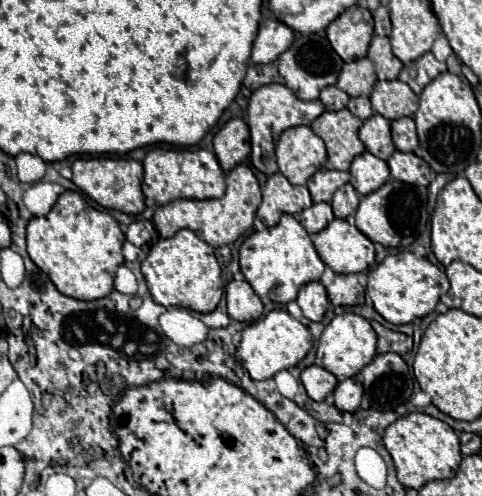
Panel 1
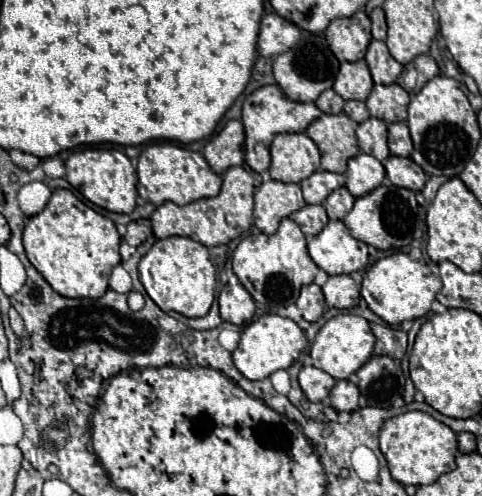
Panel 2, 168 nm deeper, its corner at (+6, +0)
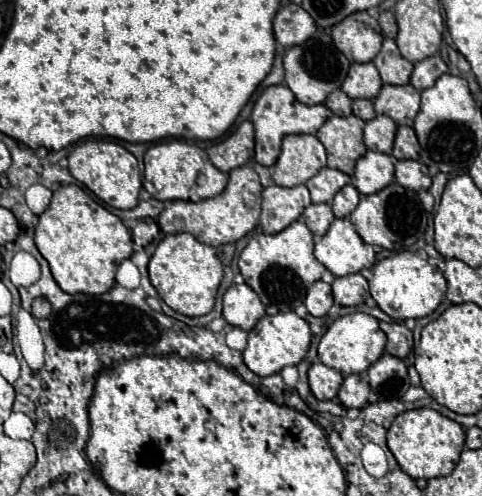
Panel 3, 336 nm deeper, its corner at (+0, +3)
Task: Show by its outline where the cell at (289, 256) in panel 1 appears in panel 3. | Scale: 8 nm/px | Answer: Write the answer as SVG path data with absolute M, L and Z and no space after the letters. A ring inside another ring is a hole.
M303 221L291 223L277 235L253 235L239 255L239 271L245 283L259 295L263 305L277 305L279 309L295 309L305 301L307 289L321 279L325 267L313 255L313 235Z

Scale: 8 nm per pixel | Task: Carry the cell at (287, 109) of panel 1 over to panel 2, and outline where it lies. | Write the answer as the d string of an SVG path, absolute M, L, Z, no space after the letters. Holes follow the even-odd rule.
M277 84L261 86L251 92L243 102L243 126L245 126L245 162L255 172L265 172L271 164L269 146L275 134L279 132L303 132L307 126L321 116L321 110L313 102L293 102L289 100Z

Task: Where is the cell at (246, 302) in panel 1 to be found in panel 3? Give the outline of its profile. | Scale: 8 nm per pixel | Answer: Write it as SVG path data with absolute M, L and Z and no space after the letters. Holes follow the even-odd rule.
M245 283L231 285L225 291L225 295L223 295L223 317L229 325L239 327L243 331L251 331L263 315L265 315L265 307L263 307L261 299Z

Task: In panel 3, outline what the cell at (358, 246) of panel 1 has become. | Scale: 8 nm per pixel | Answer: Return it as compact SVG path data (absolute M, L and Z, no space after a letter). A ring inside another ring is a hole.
M335 219L325 235L321 235L315 241L315 257L335 275L351 275L359 273L361 269L369 269L375 263L375 251L371 245L367 245L355 231L349 219Z

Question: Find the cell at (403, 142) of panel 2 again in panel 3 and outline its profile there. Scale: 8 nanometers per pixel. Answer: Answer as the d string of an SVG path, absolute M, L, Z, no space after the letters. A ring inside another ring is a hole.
M403 125L397 129L393 157L395 159L419 159L419 141L411 127Z

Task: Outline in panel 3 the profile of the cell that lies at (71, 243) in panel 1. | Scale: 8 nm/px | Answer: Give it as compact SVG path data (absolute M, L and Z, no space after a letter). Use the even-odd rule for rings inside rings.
M61 185L35 227L35 245L49 261L57 285L65 293L101 295L115 283L119 263L133 255L133 239L119 217L93 201L79 185Z

